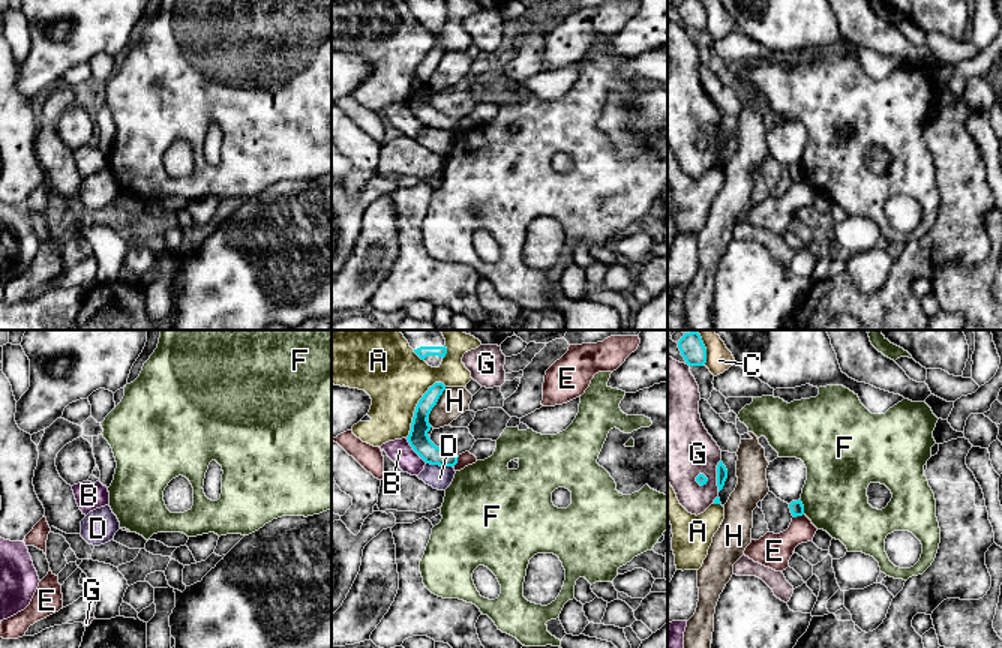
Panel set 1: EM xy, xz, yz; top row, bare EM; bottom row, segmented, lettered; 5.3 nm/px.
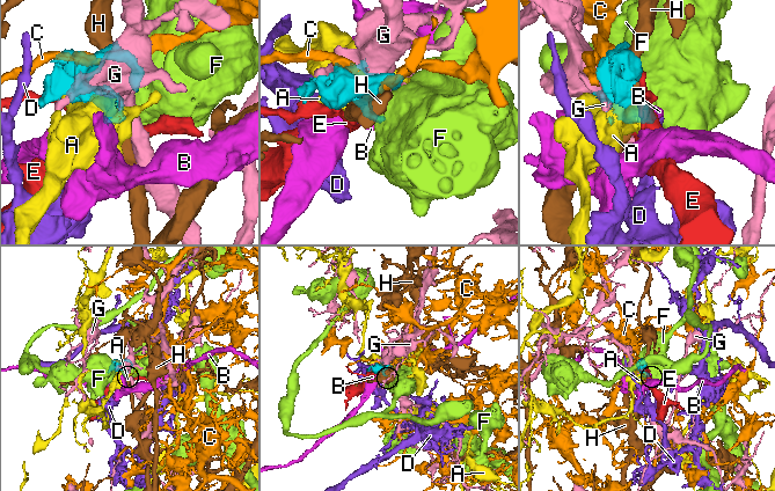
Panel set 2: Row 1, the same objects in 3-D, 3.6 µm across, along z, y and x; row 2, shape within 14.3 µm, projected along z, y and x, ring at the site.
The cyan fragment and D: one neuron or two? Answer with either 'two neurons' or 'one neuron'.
two neurons

